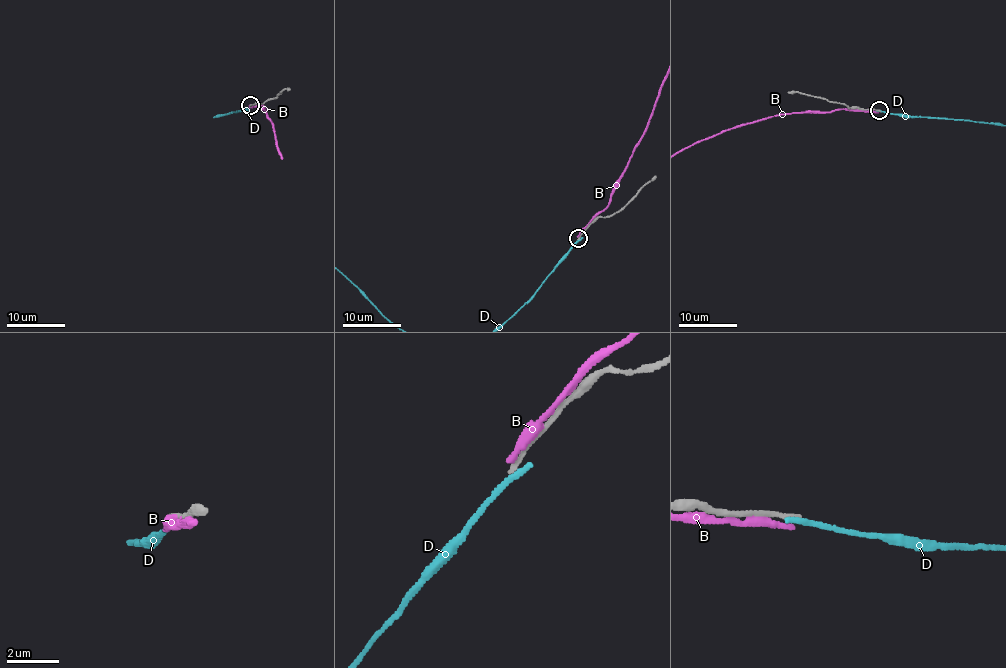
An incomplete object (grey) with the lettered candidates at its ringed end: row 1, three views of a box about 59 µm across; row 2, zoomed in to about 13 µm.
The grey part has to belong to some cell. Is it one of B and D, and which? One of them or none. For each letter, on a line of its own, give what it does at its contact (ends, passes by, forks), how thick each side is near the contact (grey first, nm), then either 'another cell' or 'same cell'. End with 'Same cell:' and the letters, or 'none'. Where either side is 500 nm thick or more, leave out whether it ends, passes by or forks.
B: it passes by | 180/240 nm | another cell
D: it ends | 170/280 nm | another cell
Same cell: none

